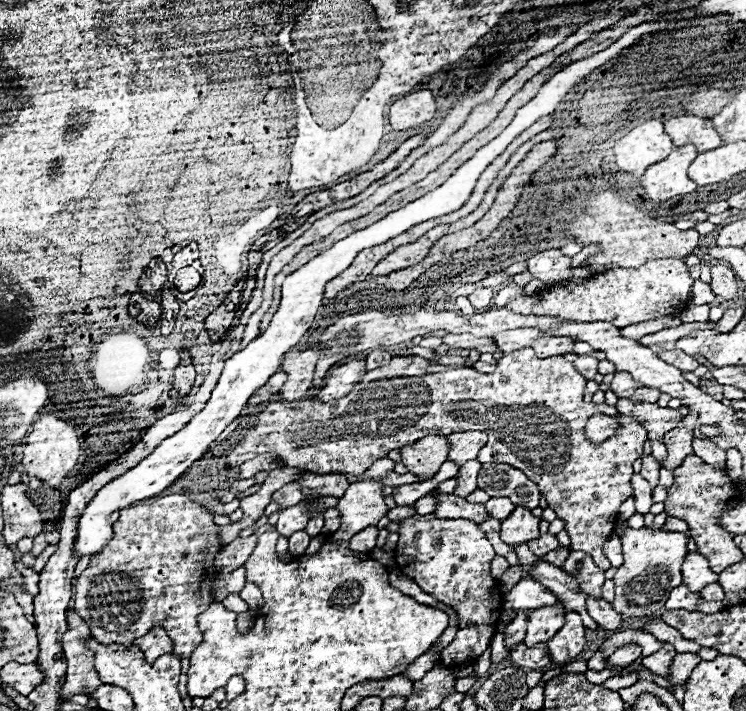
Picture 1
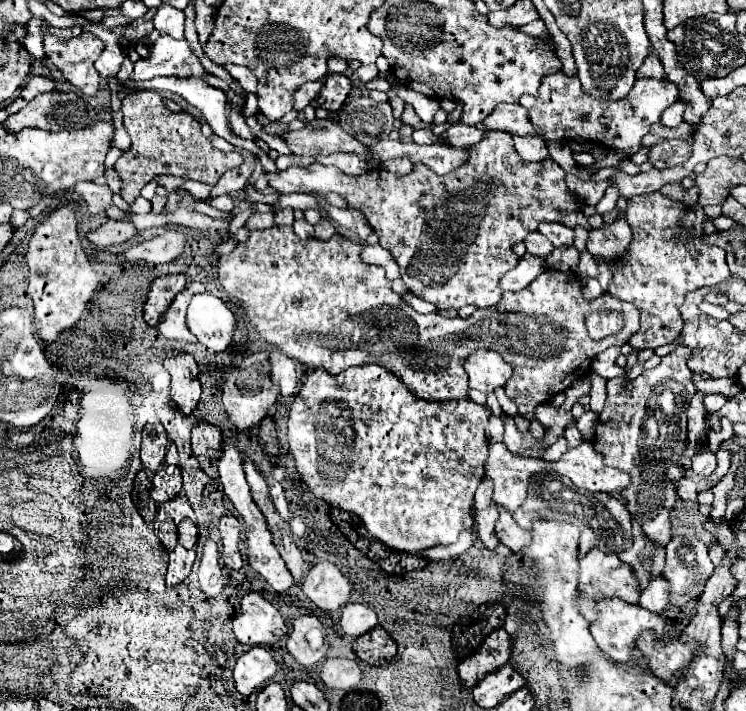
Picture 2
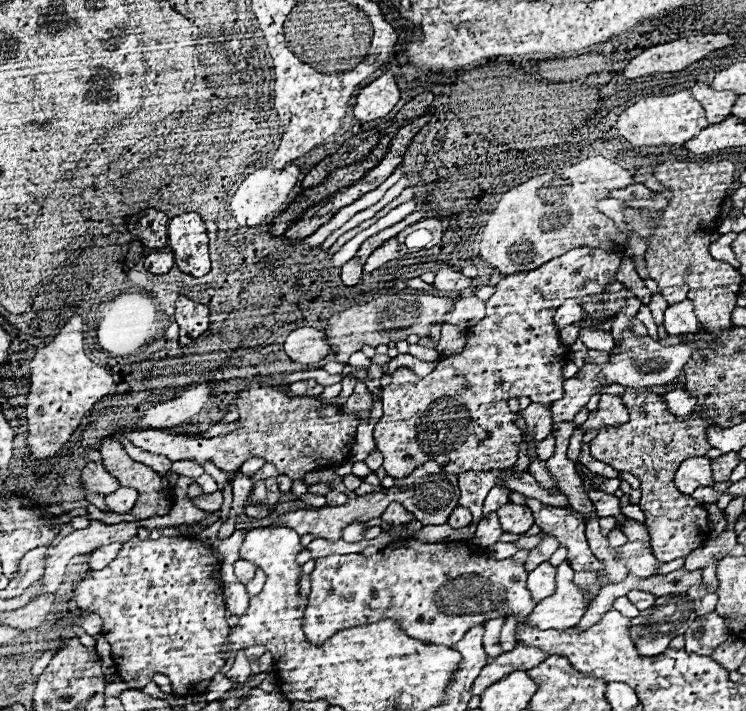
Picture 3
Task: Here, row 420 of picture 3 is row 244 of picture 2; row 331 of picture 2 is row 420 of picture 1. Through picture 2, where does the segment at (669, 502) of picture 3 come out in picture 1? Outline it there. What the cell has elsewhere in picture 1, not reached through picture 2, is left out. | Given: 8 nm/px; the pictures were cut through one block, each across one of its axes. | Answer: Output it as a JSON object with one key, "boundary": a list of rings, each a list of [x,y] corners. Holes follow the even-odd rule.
{"boundary":[[[620,398],[616,402],[616,408],[622,416],[634,416],[638,422],[646,428],[650,442],[662,442],[664,434],[670,432],[670,428],[676,428],[682,420],[682,414],[672,408],[662,408],[656,402],[634,402],[628,398]]]}

